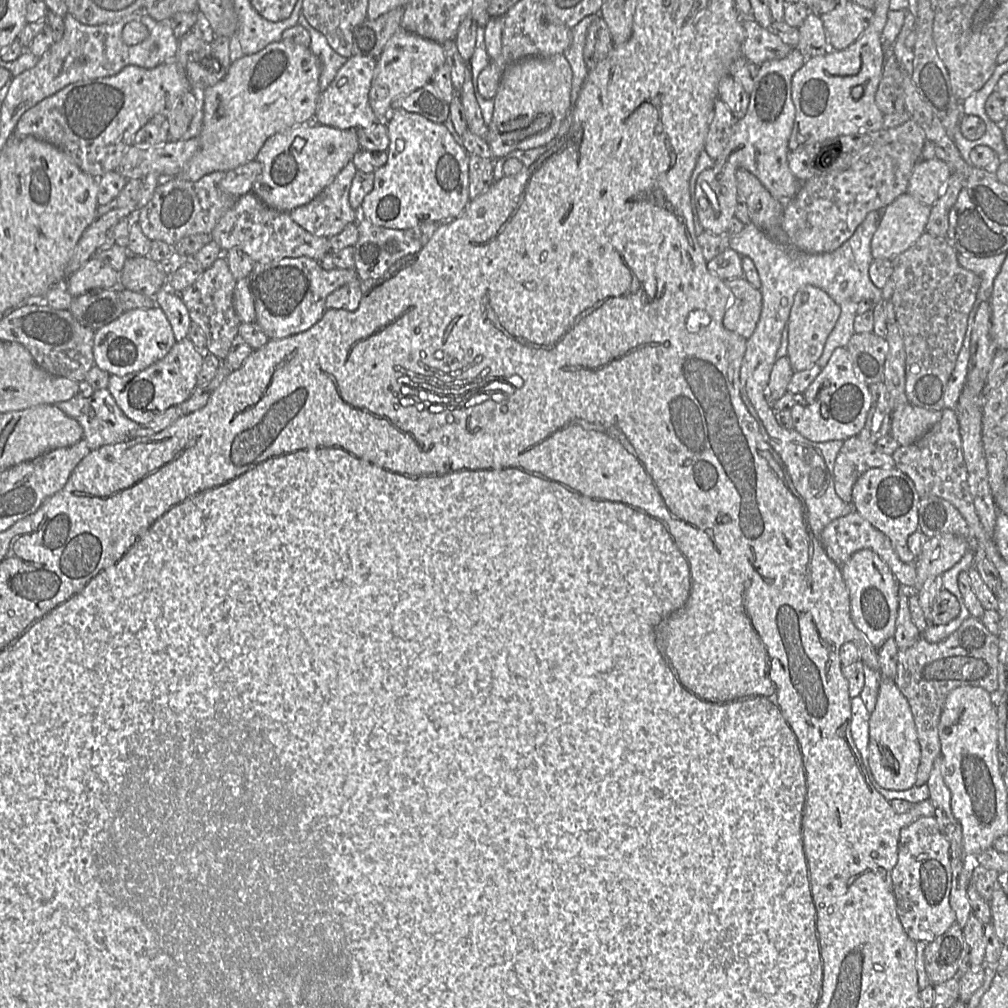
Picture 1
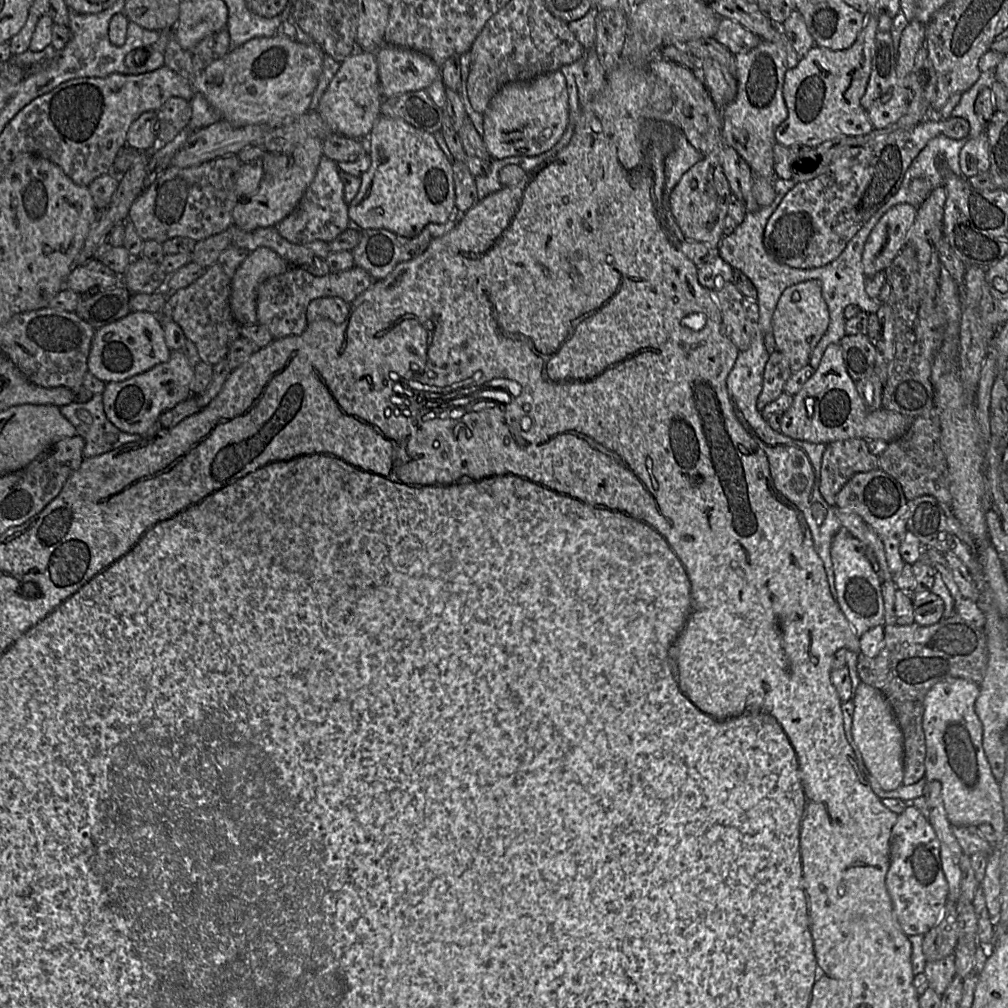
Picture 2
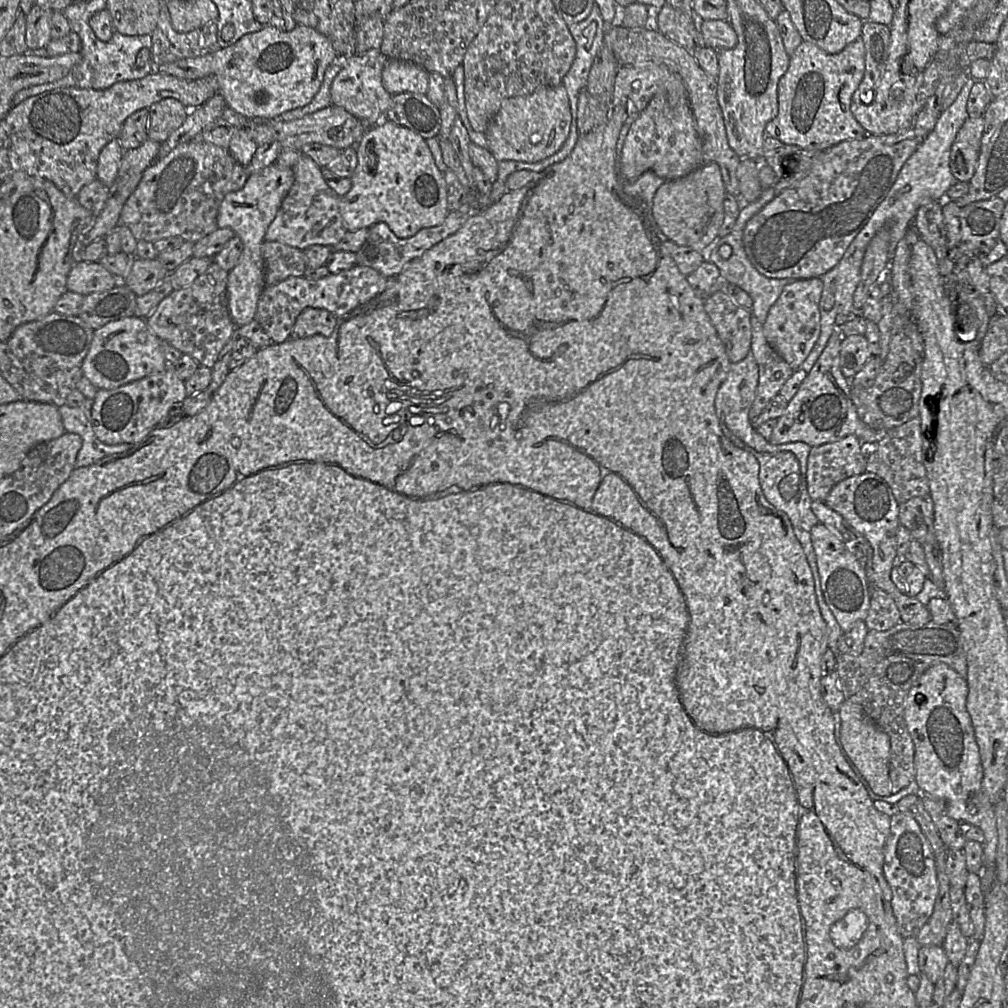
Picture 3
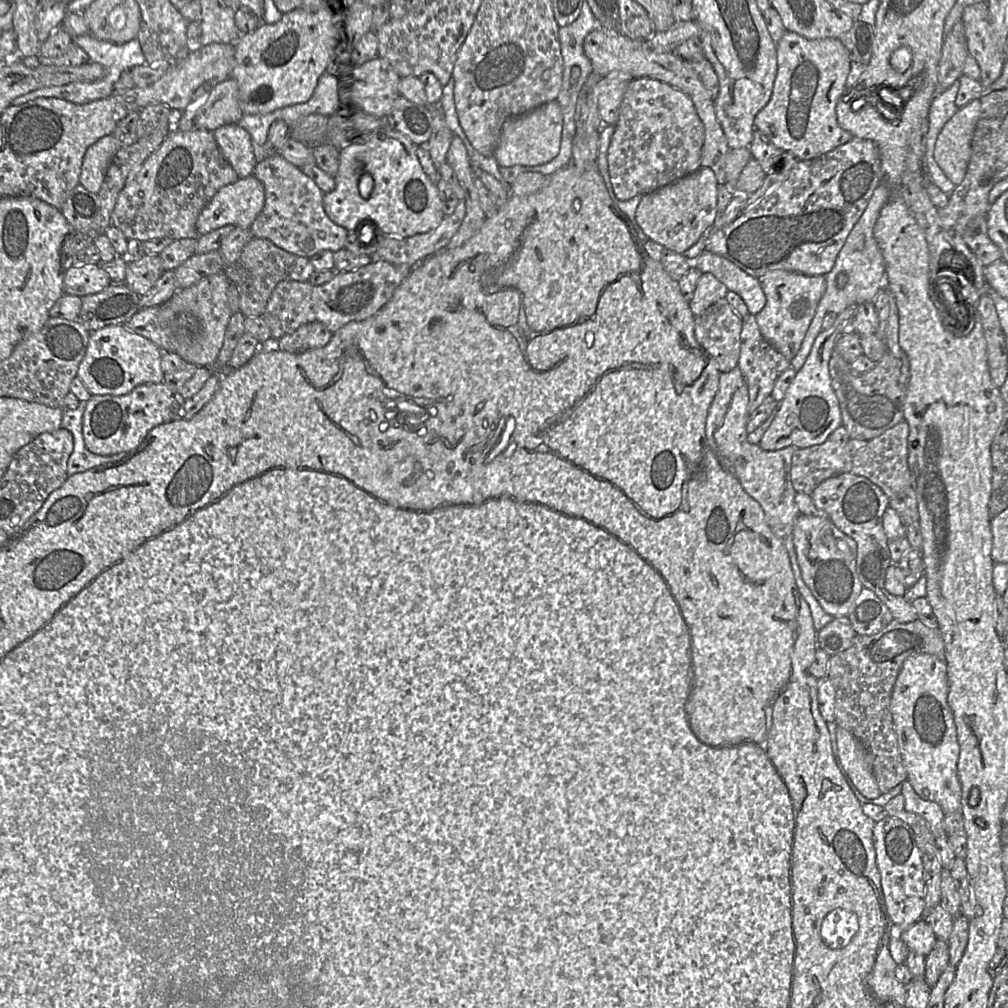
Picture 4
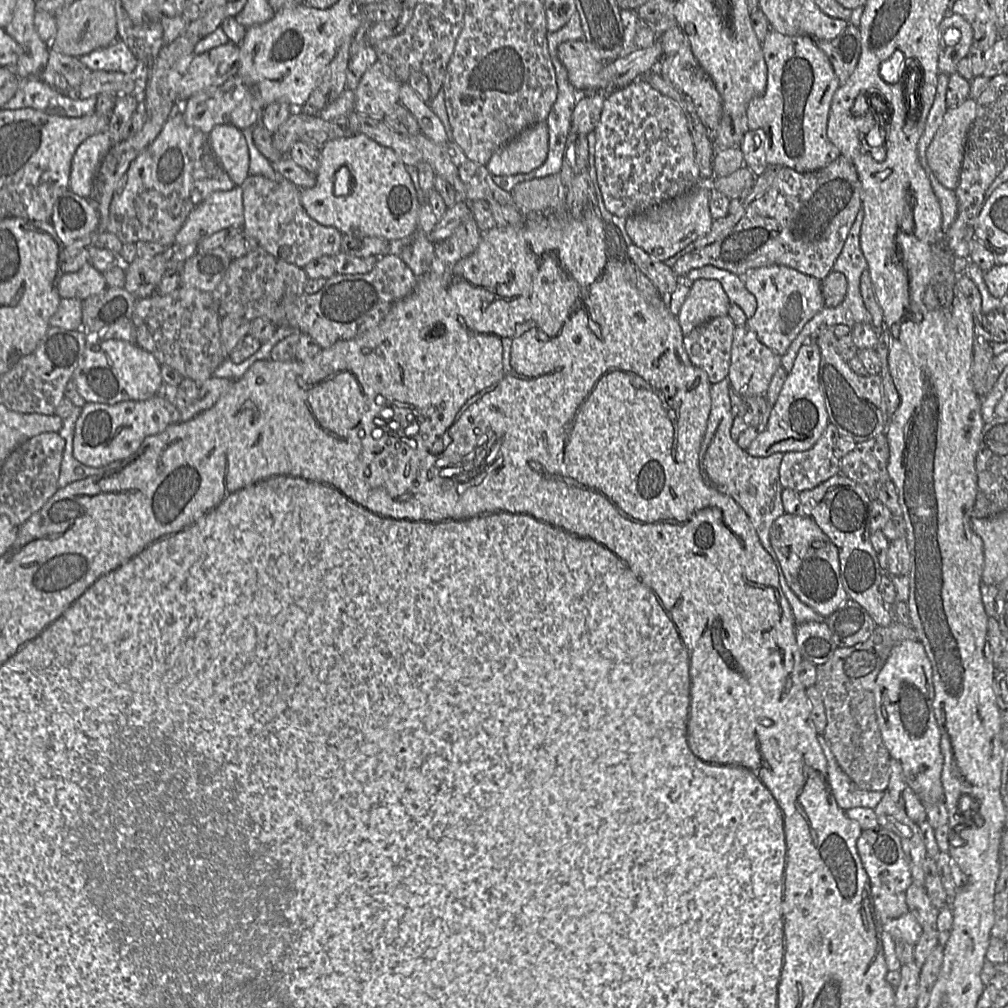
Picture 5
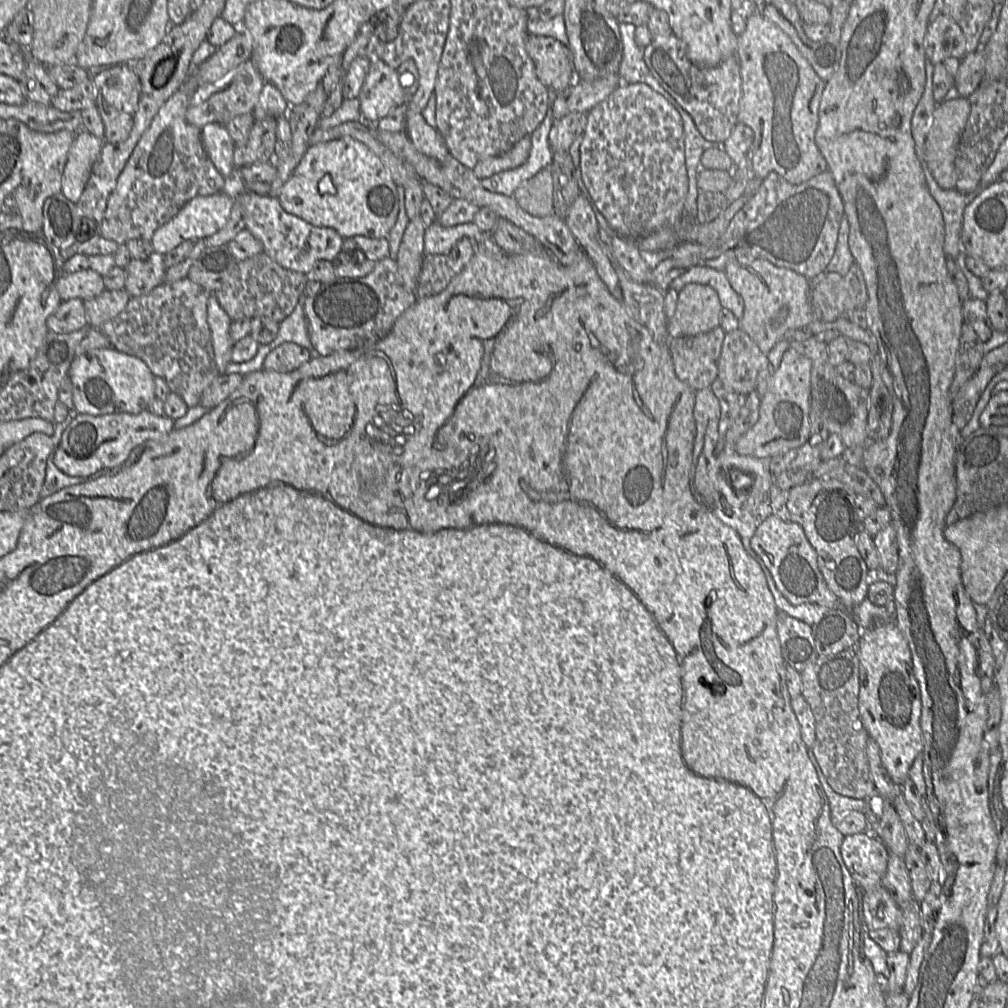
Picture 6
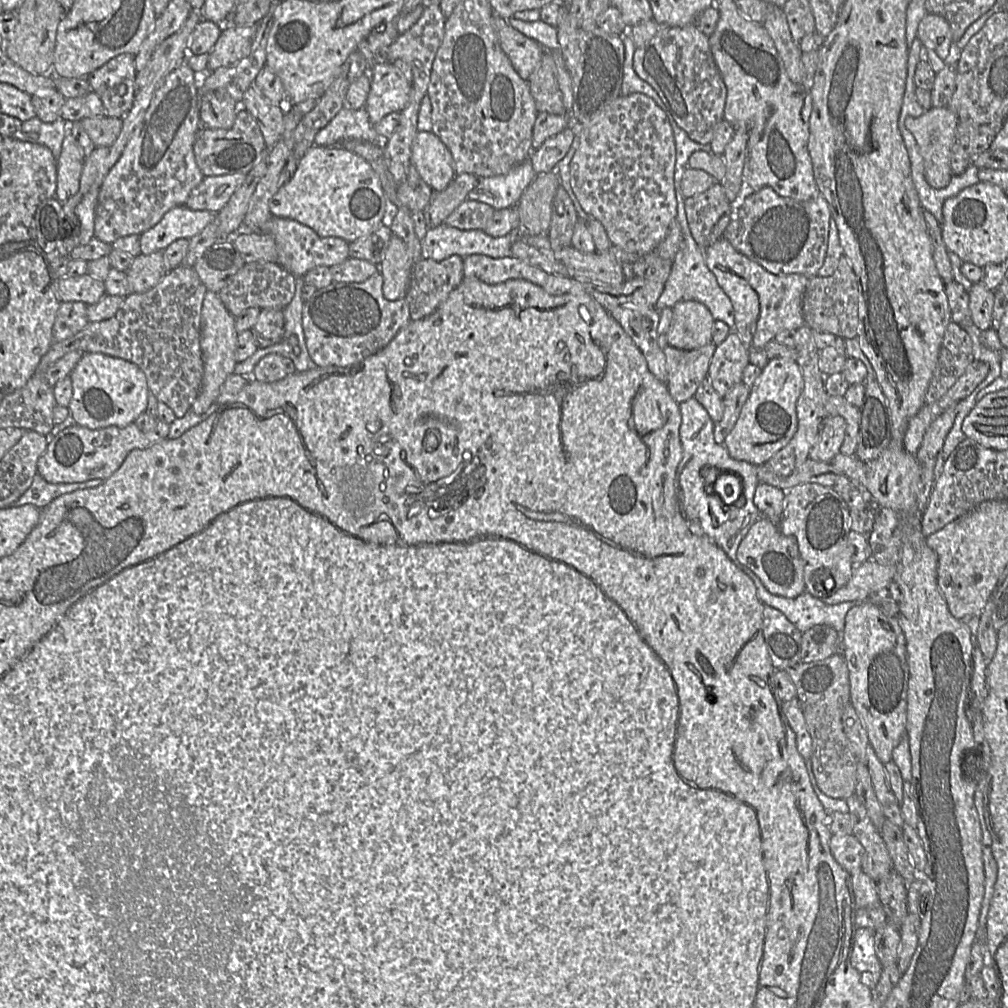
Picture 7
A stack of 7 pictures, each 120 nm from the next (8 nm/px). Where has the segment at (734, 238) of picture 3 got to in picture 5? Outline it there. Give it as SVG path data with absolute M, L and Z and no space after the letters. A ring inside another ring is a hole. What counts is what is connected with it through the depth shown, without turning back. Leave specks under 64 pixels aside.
M707 265L690 270L681 280L688 283L696 279L715 279L719 281L730 302L737 304L747 318L751 318L757 309L757 300L745 287L743 278L727 270Z

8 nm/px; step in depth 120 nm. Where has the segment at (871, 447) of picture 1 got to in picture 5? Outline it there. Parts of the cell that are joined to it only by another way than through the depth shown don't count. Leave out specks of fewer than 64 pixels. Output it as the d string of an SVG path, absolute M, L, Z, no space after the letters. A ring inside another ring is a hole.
M829 424L810 449L784 453L779 468L783 488L800 493L840 474L840 459L833 451L834 444L840 437L838 429Z

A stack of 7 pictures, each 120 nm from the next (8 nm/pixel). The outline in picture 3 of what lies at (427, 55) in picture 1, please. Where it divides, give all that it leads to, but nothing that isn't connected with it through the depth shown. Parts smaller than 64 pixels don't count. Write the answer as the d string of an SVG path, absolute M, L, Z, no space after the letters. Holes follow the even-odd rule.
M386 59L382 71L382 83L391 94L426 94L429 84L429 72L421 66L397 59Z

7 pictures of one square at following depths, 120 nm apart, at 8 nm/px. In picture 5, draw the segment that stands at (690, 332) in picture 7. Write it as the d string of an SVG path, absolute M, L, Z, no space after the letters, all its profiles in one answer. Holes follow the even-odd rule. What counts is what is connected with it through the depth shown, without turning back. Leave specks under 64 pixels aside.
M696 279L681 305L677 320L685 336L708 320L727 315L729 299L721 283L715 279Z

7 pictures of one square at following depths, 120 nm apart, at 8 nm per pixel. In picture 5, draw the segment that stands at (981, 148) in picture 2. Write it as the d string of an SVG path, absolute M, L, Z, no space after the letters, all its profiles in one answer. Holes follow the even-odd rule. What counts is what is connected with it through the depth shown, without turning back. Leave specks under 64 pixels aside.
M972 97L954 108L948 108L943 121L927 148L926 158L929 167L937 177L938 181L945 187L955 190L958 186L960 173L964 158L965 143L969 130L975 121L977 102Z

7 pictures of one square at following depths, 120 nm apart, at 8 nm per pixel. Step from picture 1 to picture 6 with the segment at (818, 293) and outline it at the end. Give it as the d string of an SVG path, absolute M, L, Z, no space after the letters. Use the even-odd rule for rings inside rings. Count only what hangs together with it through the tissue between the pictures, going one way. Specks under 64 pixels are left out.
M755 257L733 259L723 271L743 300L739 328L747 333L764 354L767 355L789 332L805 328L814 321L809 301L809 279L803 275Z

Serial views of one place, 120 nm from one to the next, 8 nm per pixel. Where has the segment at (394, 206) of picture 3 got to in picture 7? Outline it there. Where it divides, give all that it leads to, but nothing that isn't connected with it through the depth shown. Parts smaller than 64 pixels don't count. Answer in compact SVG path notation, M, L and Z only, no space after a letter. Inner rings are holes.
M312 146L298 161L297 166L279 191L269 201L272 217L295 222L311 229L319 237L340 238L347 243L365 237L379 225L390 226L389 203L382 189L378 175L371 165L341 146Z

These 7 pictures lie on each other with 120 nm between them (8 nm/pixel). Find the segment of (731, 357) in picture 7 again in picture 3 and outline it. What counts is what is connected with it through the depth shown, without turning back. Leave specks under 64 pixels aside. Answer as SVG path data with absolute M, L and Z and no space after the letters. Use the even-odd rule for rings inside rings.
M751 317L750 353L758 365L758 384L755 398L748 413L750 420L756 418L768 402L779 394L781 387L794 370L774 351L763 334L763 324Z

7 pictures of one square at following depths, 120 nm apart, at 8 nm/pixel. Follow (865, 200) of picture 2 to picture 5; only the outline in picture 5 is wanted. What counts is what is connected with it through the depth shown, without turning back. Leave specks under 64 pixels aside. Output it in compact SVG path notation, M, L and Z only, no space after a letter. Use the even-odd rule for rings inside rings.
M840 155L828 166L811 172L801 173L780 167L772 185L748 206L730 232L709 245L684 254L672 269L677 276L683 278L692 269L711 265L743 277L750 270L759 267L782 265L823 280L833 271L832 267L861 208L862 185L856 167L847 157Z

